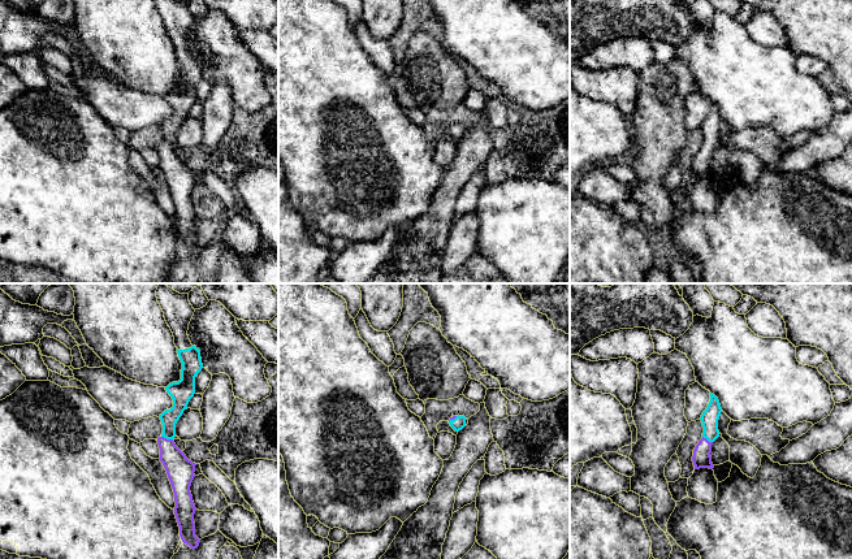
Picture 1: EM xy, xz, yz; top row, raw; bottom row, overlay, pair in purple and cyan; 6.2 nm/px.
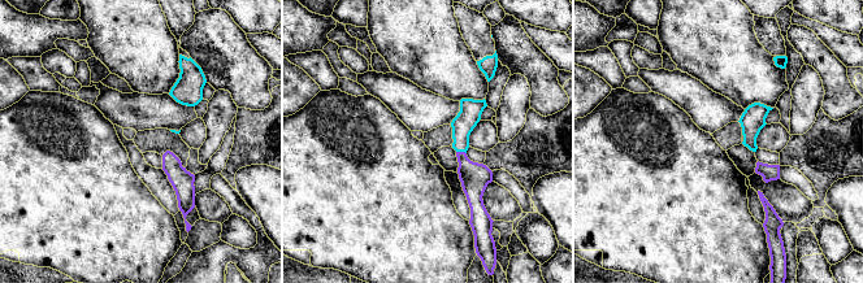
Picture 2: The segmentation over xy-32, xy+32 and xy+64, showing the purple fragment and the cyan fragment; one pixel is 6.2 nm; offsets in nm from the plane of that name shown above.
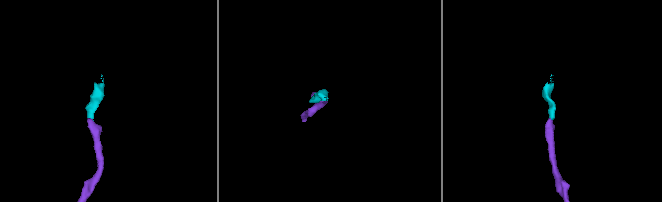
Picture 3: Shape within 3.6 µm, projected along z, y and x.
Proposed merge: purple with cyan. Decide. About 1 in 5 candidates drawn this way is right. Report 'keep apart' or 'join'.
join

